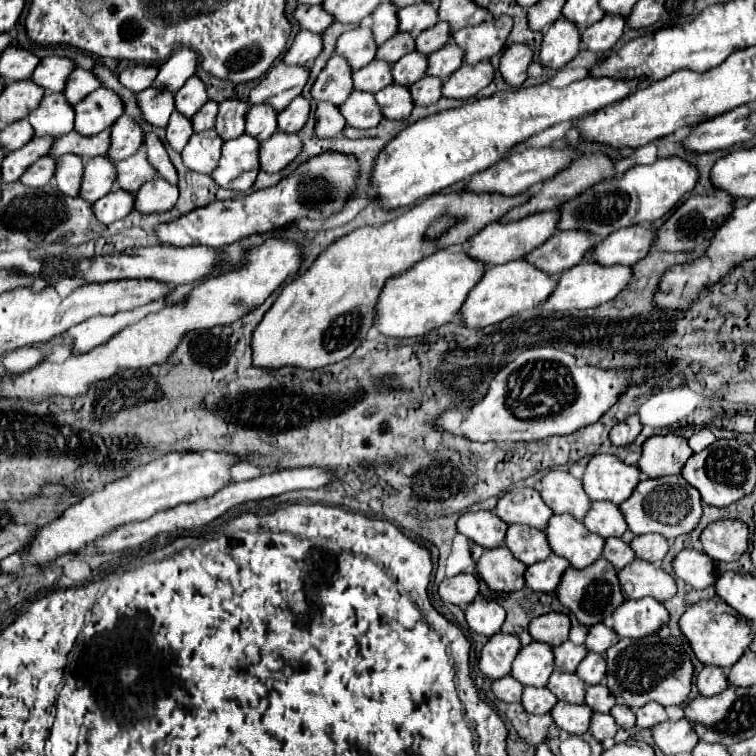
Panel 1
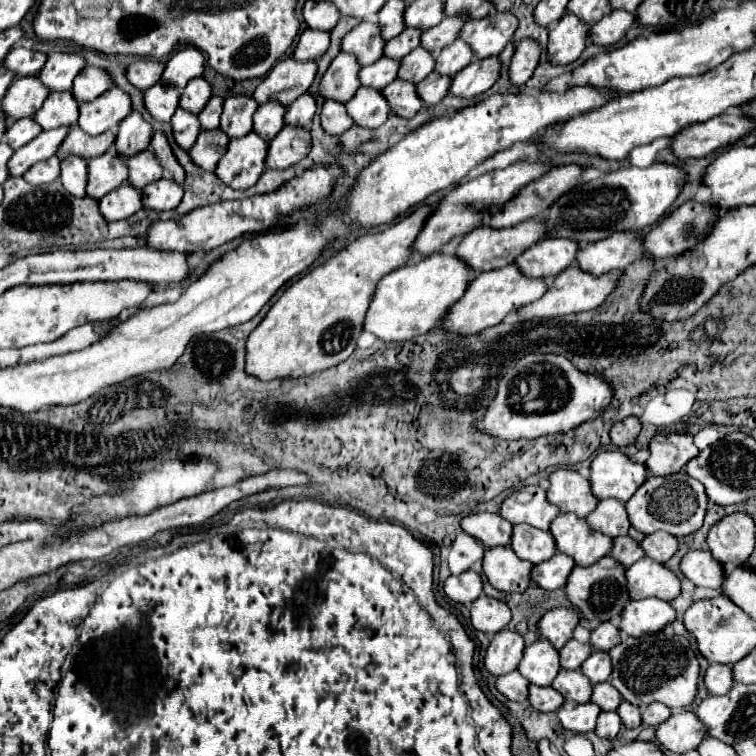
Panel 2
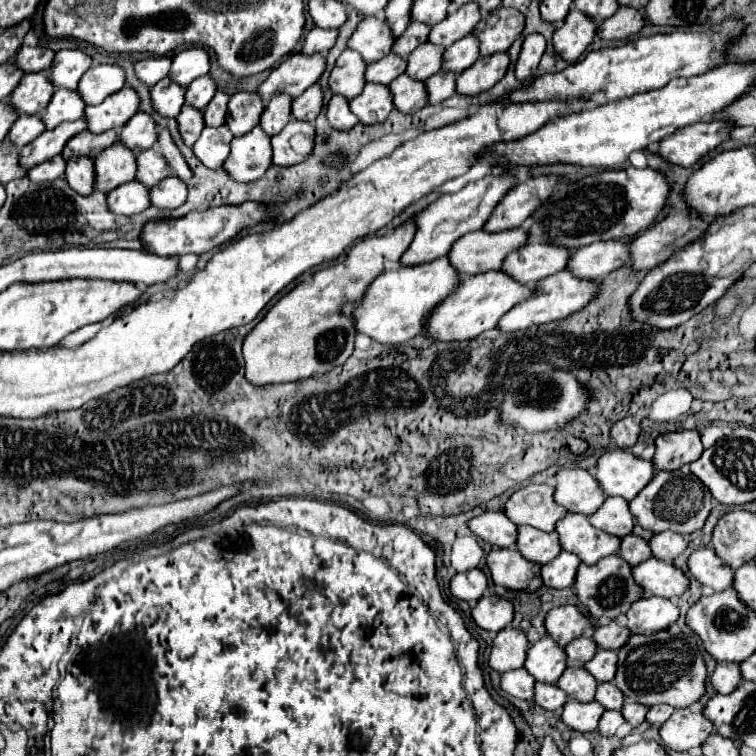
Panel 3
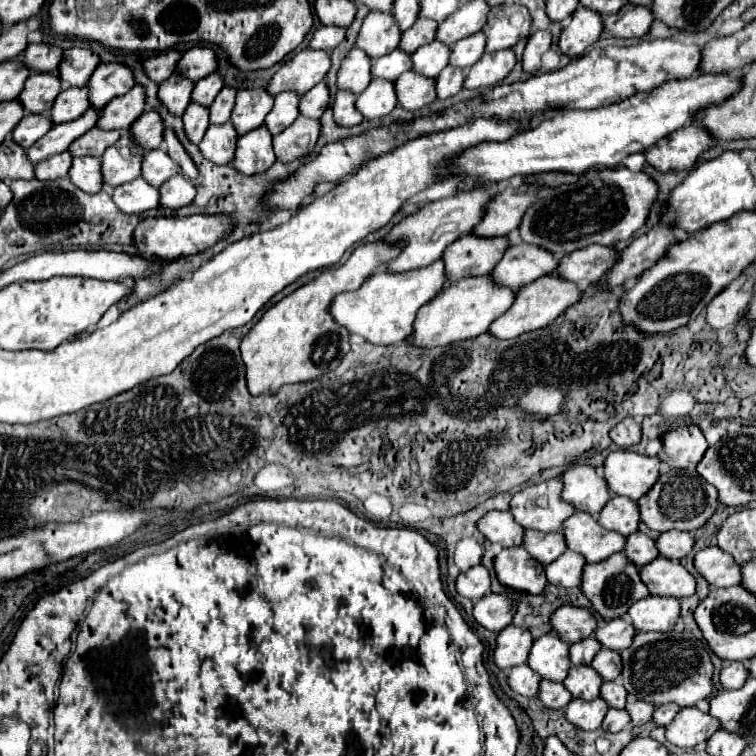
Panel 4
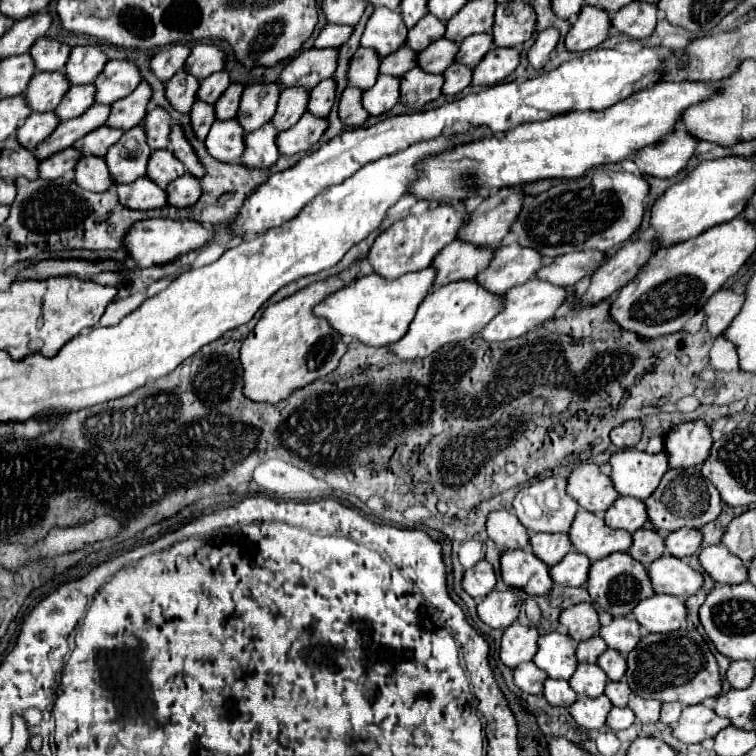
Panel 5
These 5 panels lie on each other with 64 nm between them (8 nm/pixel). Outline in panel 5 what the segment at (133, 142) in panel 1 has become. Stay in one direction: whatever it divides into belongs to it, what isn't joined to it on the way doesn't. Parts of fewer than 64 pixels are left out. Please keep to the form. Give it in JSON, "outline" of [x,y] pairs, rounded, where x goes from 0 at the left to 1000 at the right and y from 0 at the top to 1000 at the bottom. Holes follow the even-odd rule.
{"outline":[[[212,140],[201,143],[193,151],[193,156],[188,161],[188,169],[190,169],[190,177],[193,177],[193,188],[201,198],[220,196],[222,175],[225,175],[225,153],[217,143],[212,143]]]}

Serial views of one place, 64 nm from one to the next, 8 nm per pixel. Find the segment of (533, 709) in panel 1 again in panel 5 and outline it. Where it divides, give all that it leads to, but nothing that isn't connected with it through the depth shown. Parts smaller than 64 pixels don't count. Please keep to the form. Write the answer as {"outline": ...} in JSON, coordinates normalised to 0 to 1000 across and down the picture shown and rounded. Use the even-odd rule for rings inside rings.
{"outline":[[[725,897],[720,902],[720,923],[728,934],[746,934],[751,937],[759,926],[762,926],[762,915],[757,915],[751,910],[751,902],[749,899],[730,899]]]}

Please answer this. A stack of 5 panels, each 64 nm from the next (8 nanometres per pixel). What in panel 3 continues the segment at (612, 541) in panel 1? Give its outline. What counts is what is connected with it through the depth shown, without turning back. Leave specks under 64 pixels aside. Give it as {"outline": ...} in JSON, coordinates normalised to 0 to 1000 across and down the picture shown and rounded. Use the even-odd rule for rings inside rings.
{"outline":[[[831,706],[823,712],[820,717],[820,725],[815,730],[823,741],[828,741],[833,749],[841,749],[852,741],[857,741],[862,735],[862,730],[857,730],[857,717],[839,709],[839,706]]]}

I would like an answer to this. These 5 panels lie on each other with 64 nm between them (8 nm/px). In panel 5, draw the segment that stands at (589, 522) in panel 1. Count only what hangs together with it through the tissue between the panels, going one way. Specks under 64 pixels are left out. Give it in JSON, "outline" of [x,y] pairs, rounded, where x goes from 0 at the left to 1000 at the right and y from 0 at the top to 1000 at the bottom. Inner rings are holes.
{"outline":[[[817,659],[799,683],[799,690],[812,698],[812,701],[828,701],[828,704],[841,704],[849,698],[854,690],[854,677],[852,677],[852,664],[841,659]]]}

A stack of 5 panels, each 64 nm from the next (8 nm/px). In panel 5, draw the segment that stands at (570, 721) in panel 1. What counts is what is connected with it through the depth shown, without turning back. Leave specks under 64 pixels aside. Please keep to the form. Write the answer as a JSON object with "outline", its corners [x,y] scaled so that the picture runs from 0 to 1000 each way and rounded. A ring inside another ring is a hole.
{"outline":[[[791,921],[791,923],[765,923],[754,934],[754,947],[759,950],[759,955],[767,963],[791,966],[791,963],[799,960],[807,937],[810,937],[810,931],[807,931],[807,926],[802,921]]]}

